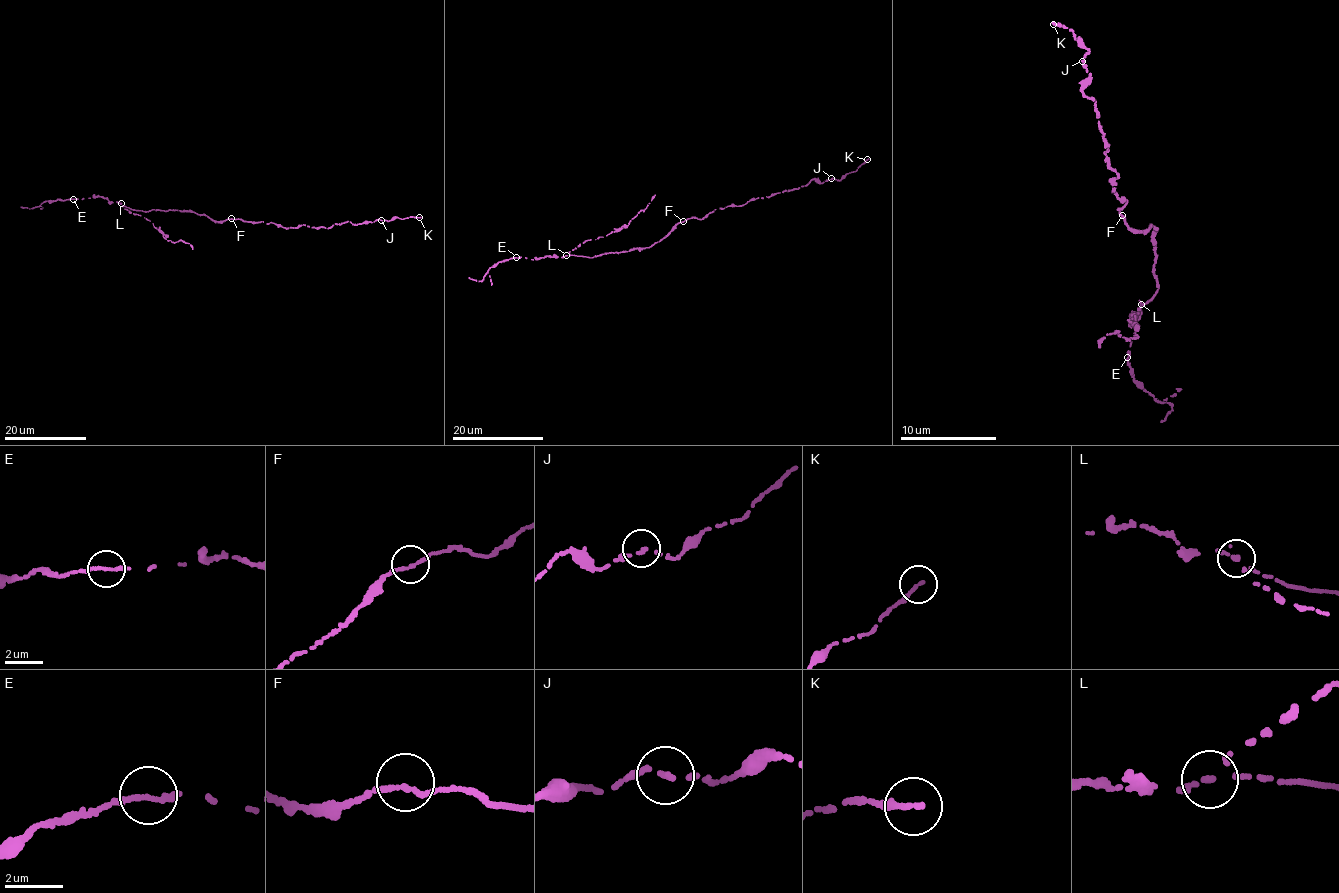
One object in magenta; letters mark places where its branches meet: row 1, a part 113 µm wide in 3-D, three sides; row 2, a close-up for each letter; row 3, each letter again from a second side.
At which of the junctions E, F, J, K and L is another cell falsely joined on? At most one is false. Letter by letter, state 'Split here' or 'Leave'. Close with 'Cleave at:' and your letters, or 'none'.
E: Leave
F: Leave
J: Leave
K: Leave
L: Split here
Cleave at: L

